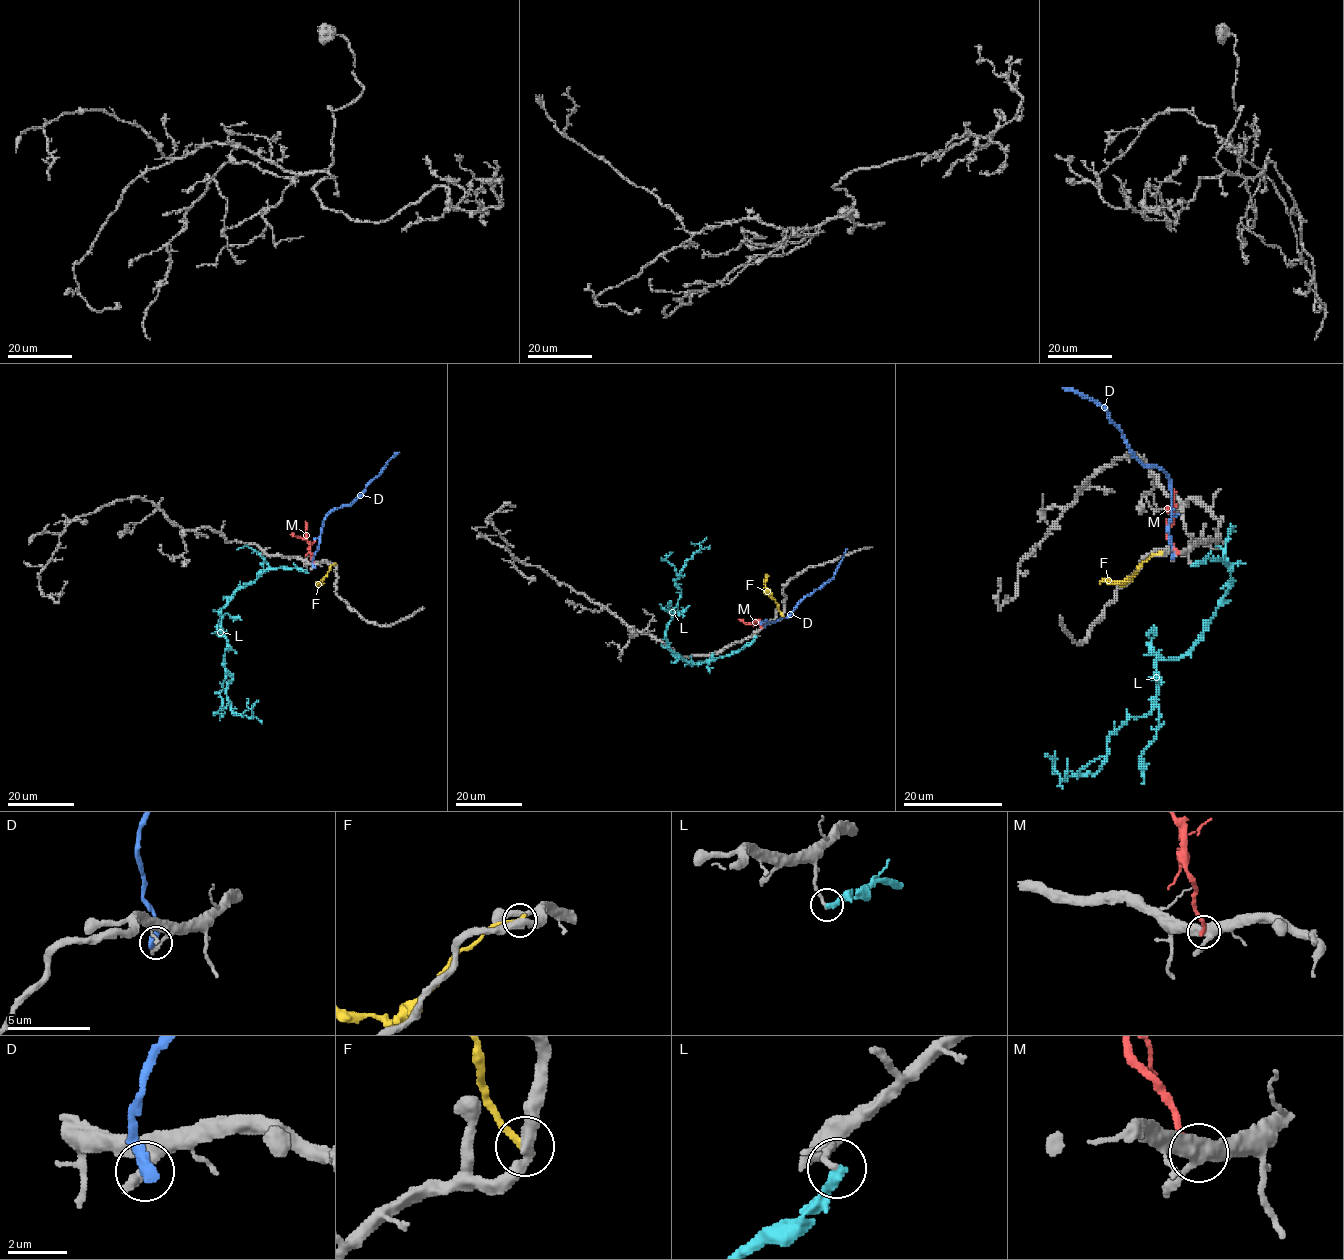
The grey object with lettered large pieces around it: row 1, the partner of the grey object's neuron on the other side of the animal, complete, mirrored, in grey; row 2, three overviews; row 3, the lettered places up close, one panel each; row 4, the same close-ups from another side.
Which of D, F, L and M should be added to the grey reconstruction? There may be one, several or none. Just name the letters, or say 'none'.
none

